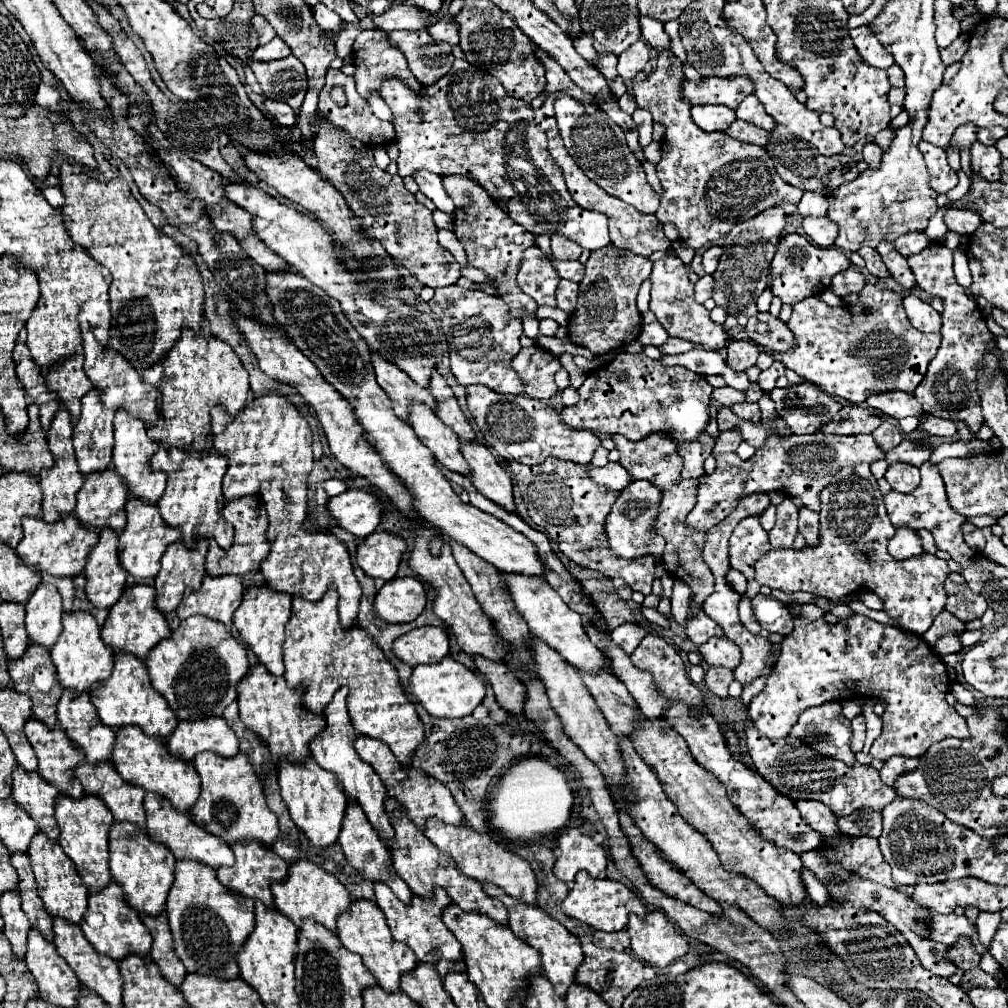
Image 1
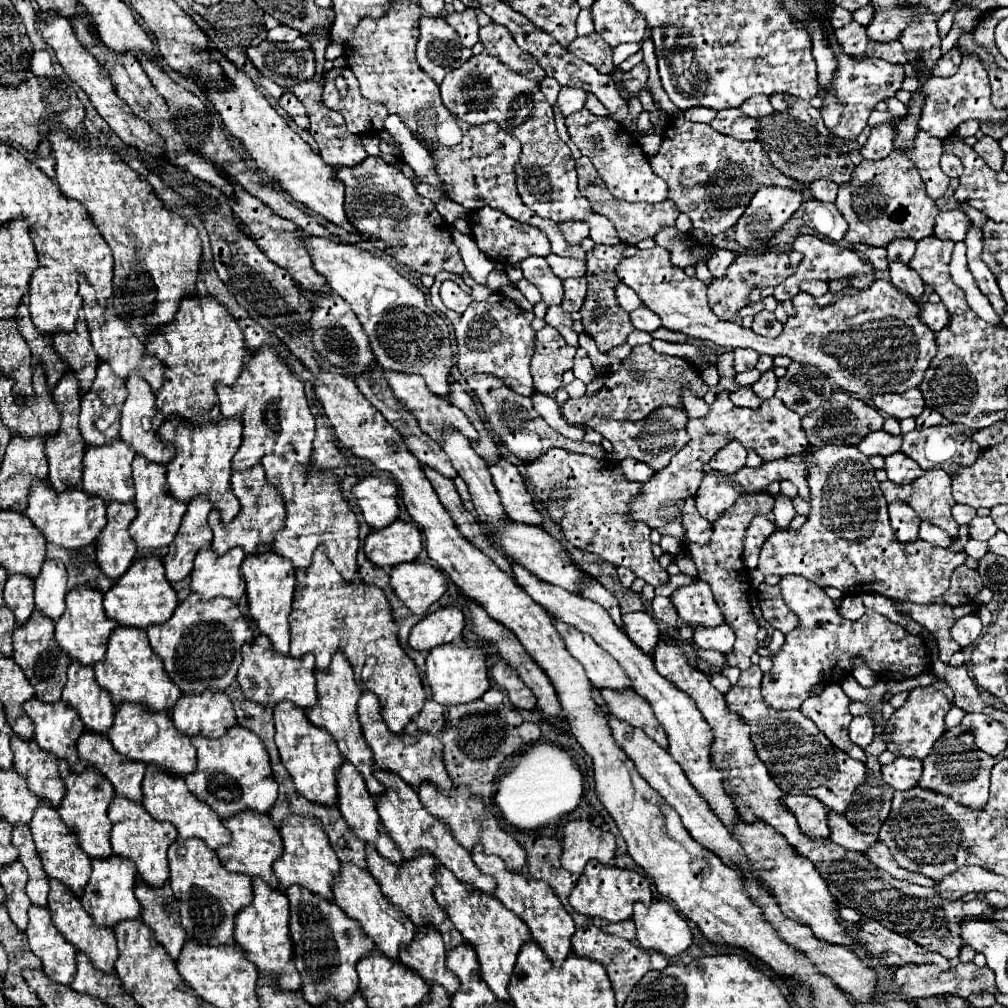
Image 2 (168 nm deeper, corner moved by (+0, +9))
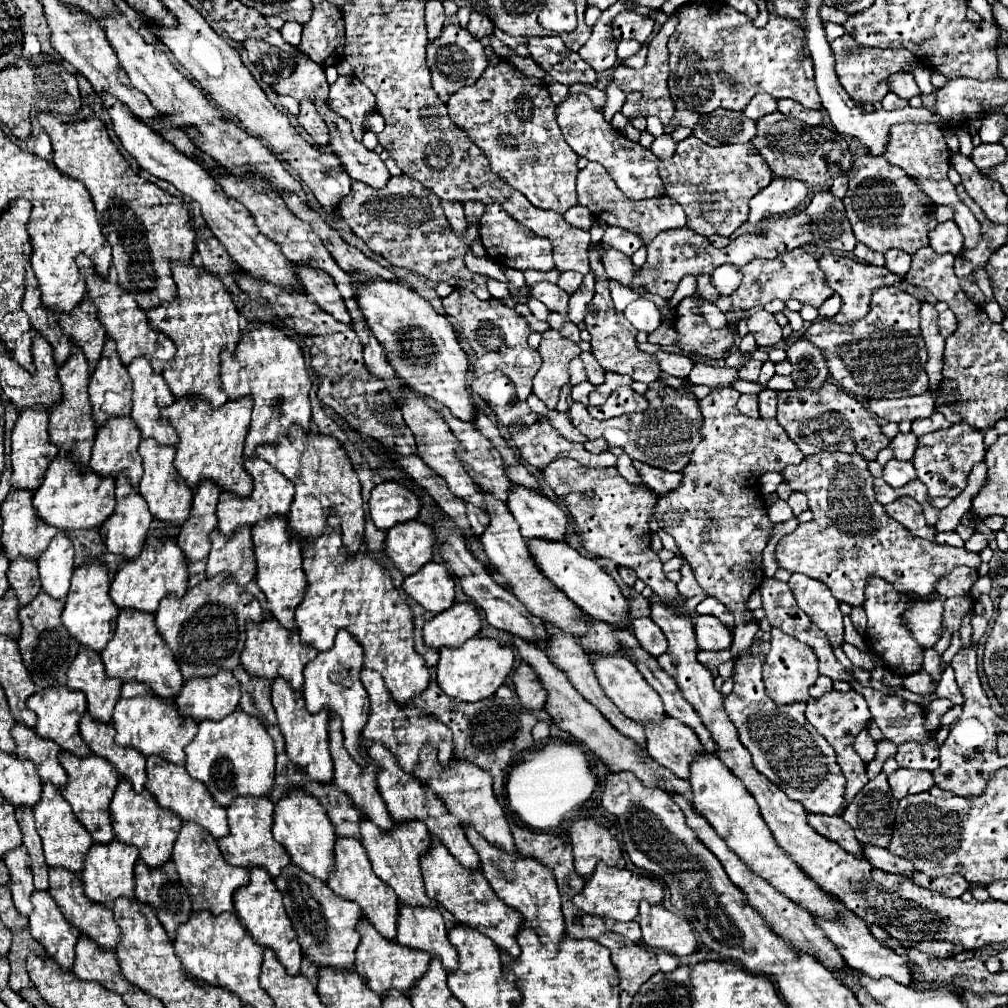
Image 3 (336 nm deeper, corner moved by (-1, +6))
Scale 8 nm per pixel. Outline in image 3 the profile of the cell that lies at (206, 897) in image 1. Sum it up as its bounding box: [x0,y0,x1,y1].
[172,823,248,915]

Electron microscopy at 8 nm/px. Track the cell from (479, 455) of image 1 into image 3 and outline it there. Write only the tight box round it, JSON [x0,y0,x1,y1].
[508,485,568,541]

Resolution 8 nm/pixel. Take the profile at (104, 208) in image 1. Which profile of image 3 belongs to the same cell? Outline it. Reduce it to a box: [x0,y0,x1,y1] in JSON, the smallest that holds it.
[38,113,196,311]

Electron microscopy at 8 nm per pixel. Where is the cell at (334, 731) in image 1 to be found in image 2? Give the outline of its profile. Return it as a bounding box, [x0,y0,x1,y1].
[307,654,383,798]

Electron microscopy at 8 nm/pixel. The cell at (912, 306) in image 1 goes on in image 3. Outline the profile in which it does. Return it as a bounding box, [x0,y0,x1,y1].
[938,309,956,337]

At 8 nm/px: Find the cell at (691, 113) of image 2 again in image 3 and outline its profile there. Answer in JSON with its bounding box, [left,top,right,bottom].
[666,111,700,133]

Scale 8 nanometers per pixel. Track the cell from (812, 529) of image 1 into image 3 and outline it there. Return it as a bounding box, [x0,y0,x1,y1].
[788,493,808,517]

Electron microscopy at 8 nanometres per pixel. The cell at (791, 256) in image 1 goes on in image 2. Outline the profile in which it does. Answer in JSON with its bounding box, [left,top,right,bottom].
[773,234,875,302]

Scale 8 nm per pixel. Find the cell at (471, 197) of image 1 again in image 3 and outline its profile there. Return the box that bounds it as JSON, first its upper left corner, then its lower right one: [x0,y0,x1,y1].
[480,203,554,271]

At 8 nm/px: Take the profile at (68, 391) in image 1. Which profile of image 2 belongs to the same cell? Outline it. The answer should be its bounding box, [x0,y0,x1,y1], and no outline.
[53,320,99,394]

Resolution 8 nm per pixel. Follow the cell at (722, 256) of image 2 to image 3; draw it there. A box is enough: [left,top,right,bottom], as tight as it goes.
[710,265,742,295]

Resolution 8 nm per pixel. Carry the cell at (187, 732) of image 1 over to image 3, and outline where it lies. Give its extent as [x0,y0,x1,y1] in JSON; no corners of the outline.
[176,671,240,721]

